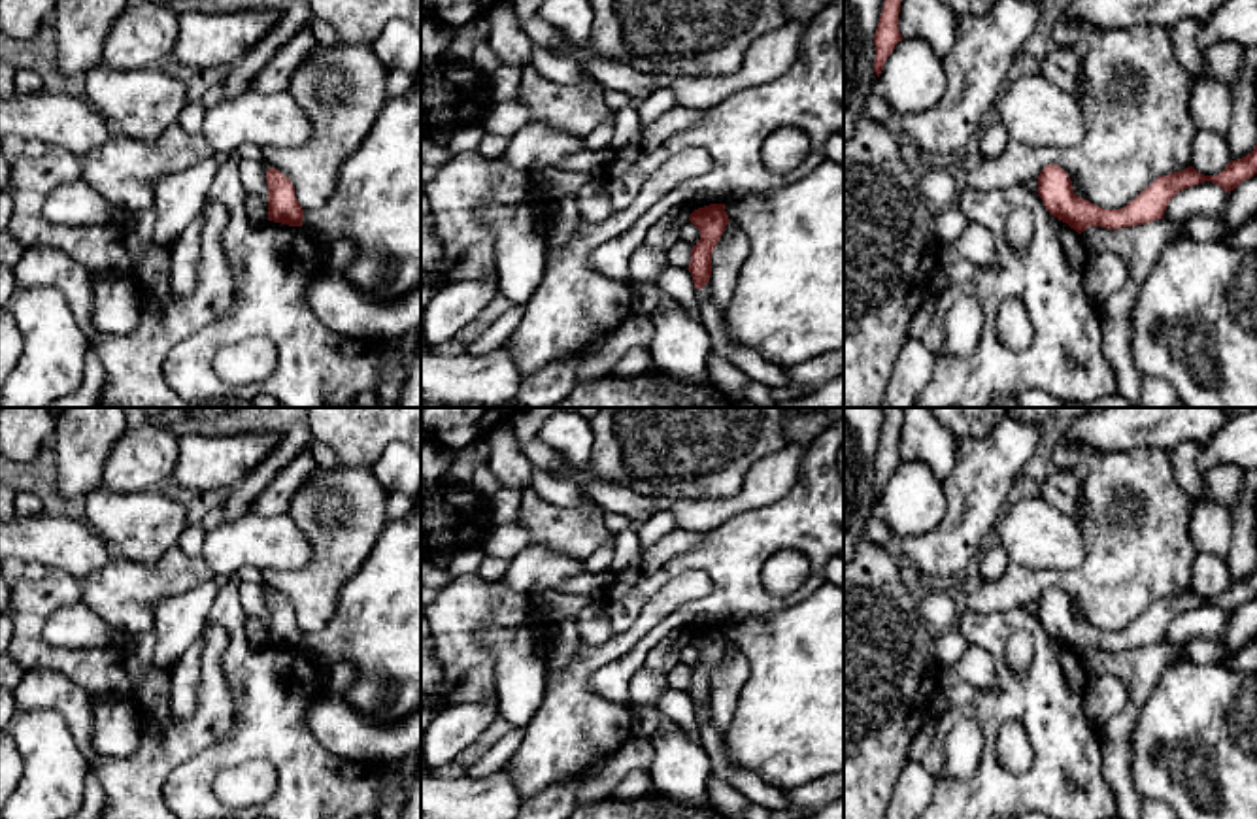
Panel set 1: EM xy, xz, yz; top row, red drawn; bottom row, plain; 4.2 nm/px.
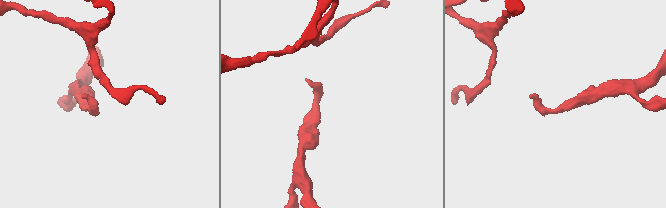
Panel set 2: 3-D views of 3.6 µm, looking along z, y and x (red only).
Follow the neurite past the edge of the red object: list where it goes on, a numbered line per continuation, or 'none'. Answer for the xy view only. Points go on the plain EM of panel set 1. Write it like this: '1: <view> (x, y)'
1: xy (251, 595)

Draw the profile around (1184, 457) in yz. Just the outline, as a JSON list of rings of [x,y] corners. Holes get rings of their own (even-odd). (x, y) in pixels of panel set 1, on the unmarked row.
[[[1185,442],[1168,453],[1178,485],[1193,500],[1202,500],[1204,496],[1204,481],[1197,470],[1198,453],[1200,445],[1195,442]]]

